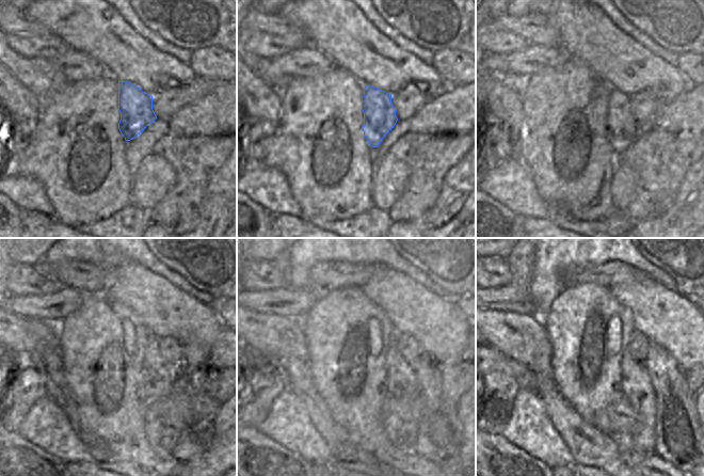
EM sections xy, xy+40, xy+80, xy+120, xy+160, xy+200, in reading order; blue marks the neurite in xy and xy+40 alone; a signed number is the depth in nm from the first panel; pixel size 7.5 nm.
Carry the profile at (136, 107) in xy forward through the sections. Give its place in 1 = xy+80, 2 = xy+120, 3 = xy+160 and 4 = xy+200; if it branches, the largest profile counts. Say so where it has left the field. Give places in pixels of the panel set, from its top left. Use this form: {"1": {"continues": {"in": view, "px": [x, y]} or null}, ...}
{"1": {"continues": {"in": "xy+80", "px": [622, 128]}}, "2": {"continues": {"in": "xy+120", "px": [153, 363]}}, "3": {"continues": {"in": "xy+160", "px": [401, 380]}}, "4": {"continues": {"in": "xy+200", "px": [637, 390]}}}

